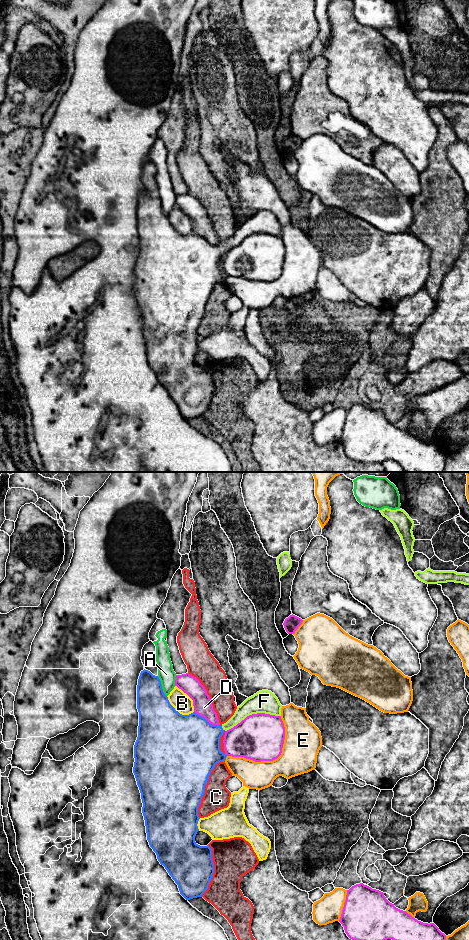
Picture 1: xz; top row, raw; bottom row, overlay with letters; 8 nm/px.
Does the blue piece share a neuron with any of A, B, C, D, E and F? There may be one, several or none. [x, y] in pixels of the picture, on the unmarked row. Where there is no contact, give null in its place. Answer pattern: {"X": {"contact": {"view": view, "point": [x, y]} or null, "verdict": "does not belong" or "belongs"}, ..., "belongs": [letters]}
{"A": {"contact": {"view": "xz", "point": [161, 206]}, "verdict": "does not belong"}, "B": {"contact": {"view": "xz", "point": [177, 231]}, "verdict": "does not belong"}, "C": {"contact": {"view": "xz", "point": [204, 307]}, "verdict": "does not belong"}, "D": {"contact": {"view": "xz", "point": [205, 239]}, "verdict": "does not belong"}, "E": {"contact": {"view": "xz", "point": [225, 279]}, "verdict": "does not belong"}, "F": {"contact": {"view": "xz", "point": [222, 248]}, "verdict": "belongs"}, "belongs": ["F"]}

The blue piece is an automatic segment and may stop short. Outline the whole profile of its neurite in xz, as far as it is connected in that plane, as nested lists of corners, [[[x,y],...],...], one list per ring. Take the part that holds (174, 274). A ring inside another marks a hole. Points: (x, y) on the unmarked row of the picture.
[[[148,190],[140,193],[137,205],[137,229],[139,232],[138,257],[134,265],[134,287],[137,305],[141,313],[143,323],[142,333],[145,340],[147,360],[150,367],[157,375],[161,385],[165,387],[169,395],[178,405],[180,414],[190,420],[202,417],[208,409],[214,394],[214,383],[212,369],[200,366],[195,362],[198,349],[198,328],[205,313],[205,306],[209,295],[219,282],[225,282],[227,275],[220,270],[220,258],[223,253],[247,236],[257,233],[265,233],[281,236],[281,228],[278,218],[268,210],[262,210],[247,218],[237,227],[234,235],[221,246],[210,244],[204,237],[195,232],[182,235],[170,224],[168,217],[164,214],[161,201],[158,196]]]

